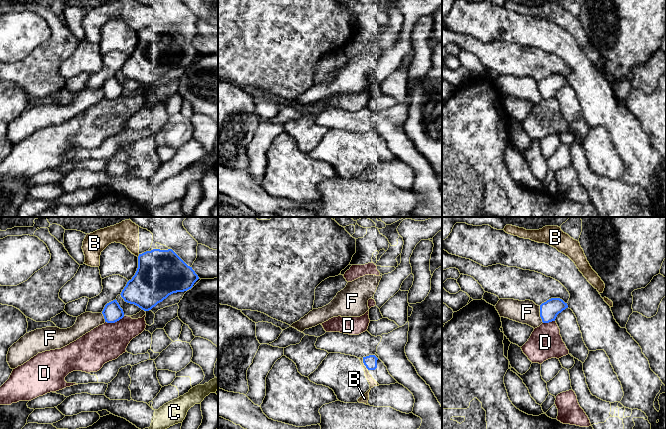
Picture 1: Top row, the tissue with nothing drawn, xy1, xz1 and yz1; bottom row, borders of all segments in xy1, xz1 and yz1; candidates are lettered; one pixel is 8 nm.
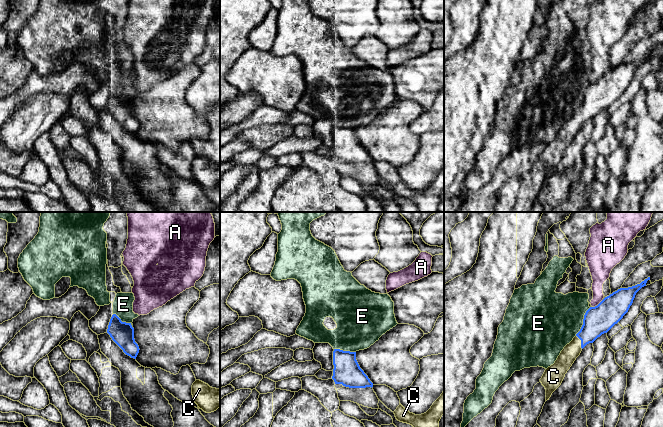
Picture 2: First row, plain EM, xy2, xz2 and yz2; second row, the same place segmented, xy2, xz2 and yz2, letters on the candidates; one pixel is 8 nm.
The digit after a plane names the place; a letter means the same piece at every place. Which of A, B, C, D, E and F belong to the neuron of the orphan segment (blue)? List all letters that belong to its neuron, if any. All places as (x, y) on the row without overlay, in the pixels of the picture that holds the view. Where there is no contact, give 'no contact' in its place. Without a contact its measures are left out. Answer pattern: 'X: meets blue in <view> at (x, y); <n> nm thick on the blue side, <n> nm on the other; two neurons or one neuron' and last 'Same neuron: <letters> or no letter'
A: meets blue in yz2 at (598, 80); 220 nm thick on the blue side, 150 nm on the other; two neurons
B: meets blue in xz1 at (364, 140); 100 nm thick on the blue side, 60 nm on the other; two neurons
C: meets blue in yz2 at (581, 118); 220 nm thick on the blue side, 140 nm on the other; one neuron
D: meets blue in xy1 at (114, 98); 160 nm thick on the blue side, 300 nm on the other; two neurons
E: meets blue in yz2 at (583, 97); 220 nm thick on the blue side, 440 nm on the other; two neurons
F: meets blue in yz1 at (540, 90); 150 nm thick on the blue side, 190 nm on the other; two neurons
Same neuron: C

